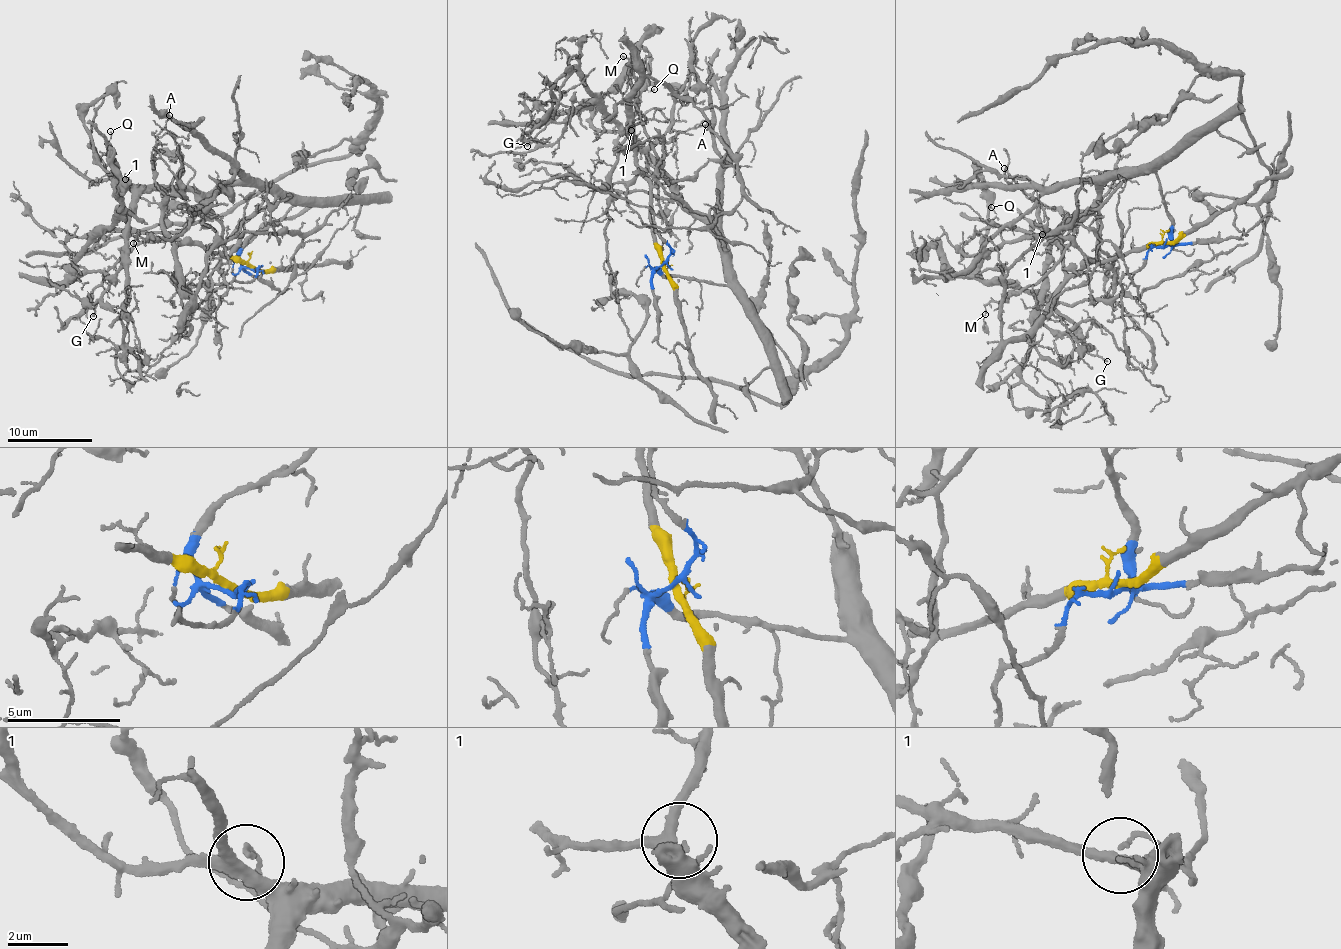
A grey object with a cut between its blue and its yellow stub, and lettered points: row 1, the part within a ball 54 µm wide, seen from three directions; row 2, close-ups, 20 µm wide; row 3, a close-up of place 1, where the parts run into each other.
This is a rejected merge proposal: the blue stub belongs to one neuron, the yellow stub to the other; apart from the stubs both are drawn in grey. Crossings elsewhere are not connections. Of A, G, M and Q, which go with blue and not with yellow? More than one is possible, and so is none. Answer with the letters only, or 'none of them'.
G, M, Q

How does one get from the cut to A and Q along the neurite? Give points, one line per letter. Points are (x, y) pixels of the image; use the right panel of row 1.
A: (1166, 245), (1081, 265), (1079, 271), (1068, 275), (1062, 250), (1040, 227), (1038, 203), (1005, 168)
Q: (1166, 245), (1172, 228), (1153, 171), (1113, 175), (1089, 208), (1047, 235), (999, 228), (991, 207)

